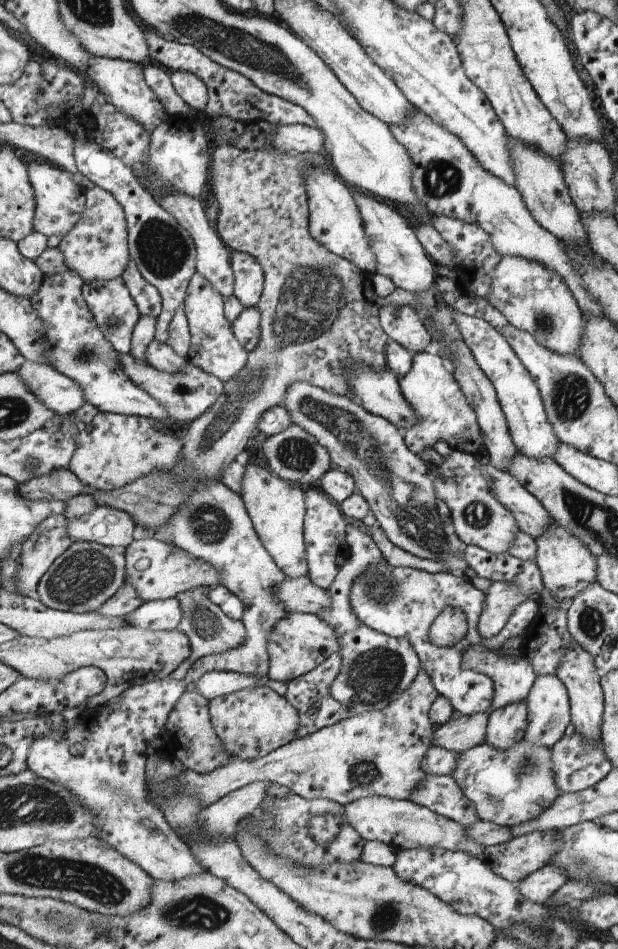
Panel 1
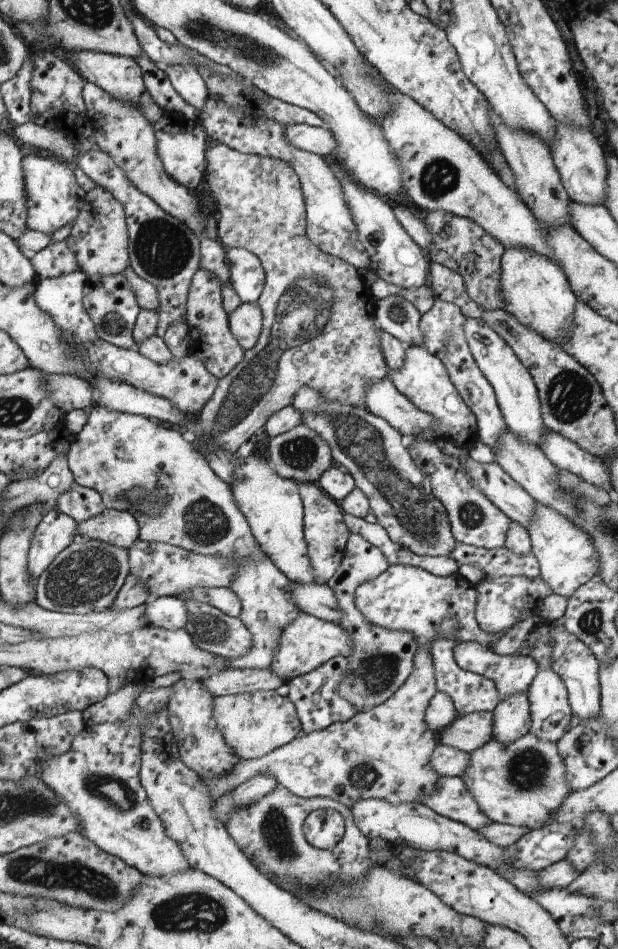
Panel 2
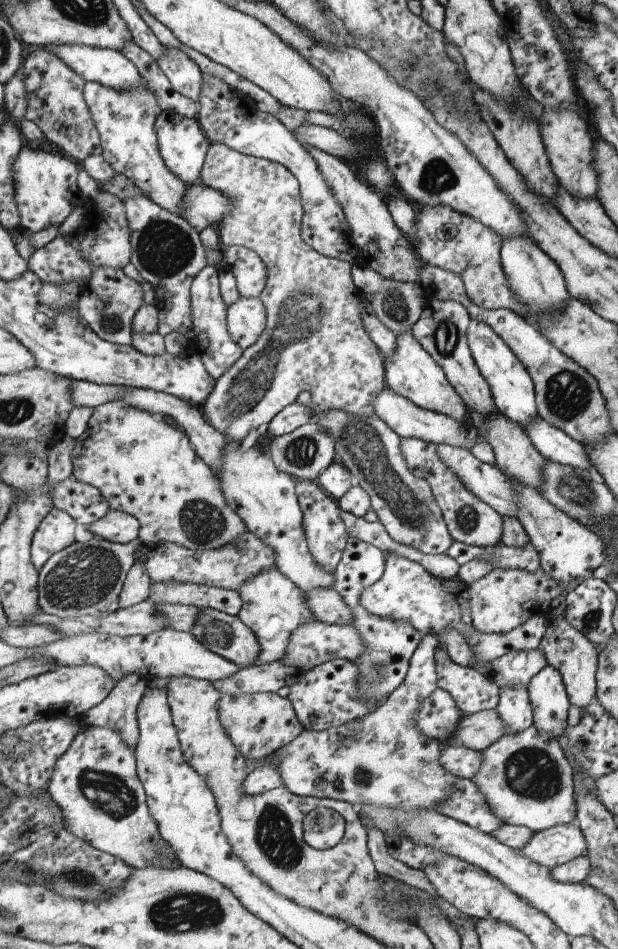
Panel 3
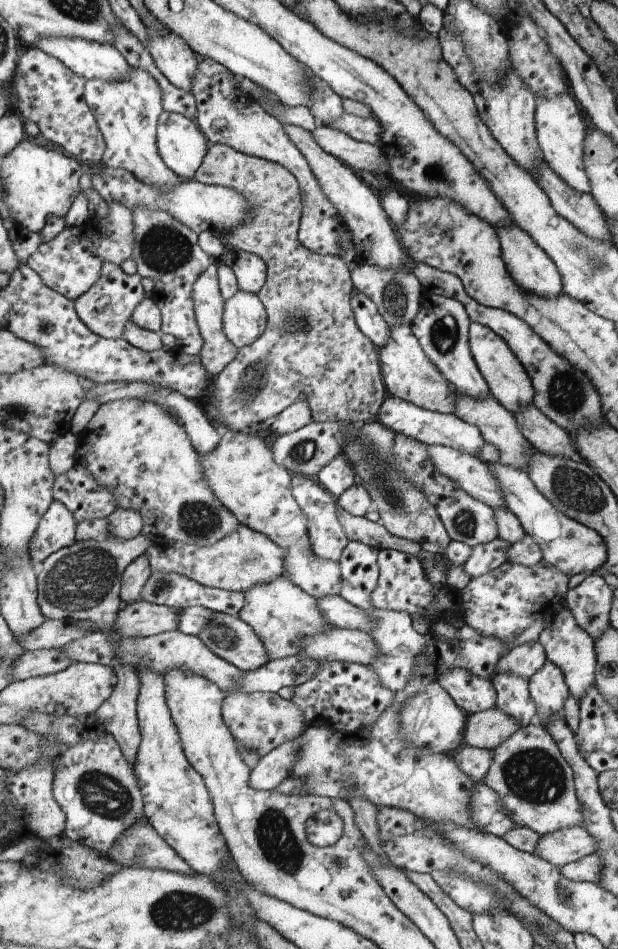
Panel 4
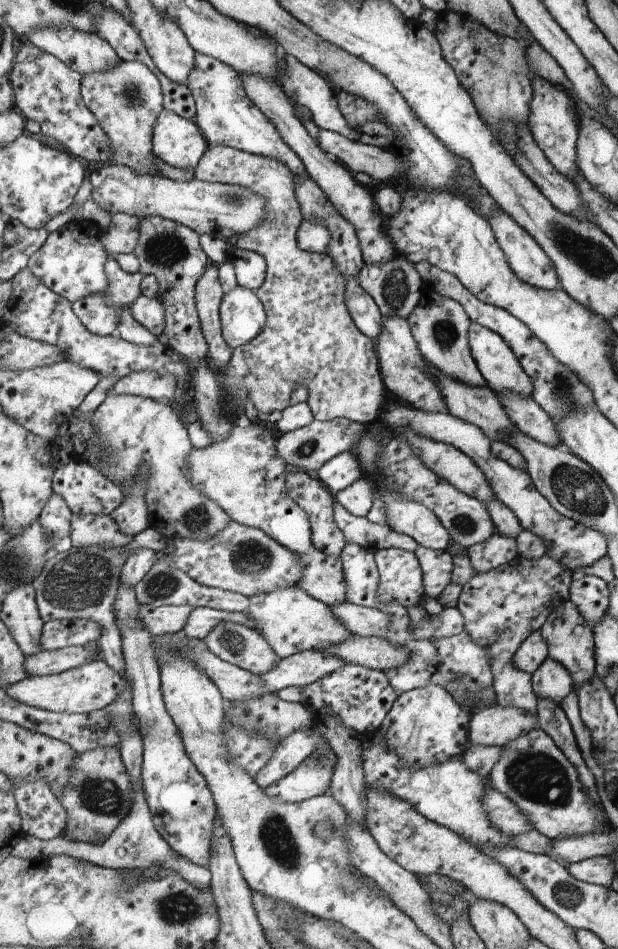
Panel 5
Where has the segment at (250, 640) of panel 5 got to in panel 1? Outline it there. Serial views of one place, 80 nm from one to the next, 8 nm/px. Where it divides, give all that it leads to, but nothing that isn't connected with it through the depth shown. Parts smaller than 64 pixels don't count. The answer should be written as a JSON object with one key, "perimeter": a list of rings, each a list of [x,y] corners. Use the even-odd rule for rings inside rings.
{"perimeter":[[[196,587],[186,593],[180,593],[175,596],[183,609],[183,619],[177,629],[187,633],[187,637],[190,640],[190,662],[196,662],[206,655],[225,653],[230,649],[235,649],[247,639],[247,629],[243,621],[235,621],[229,617],[219,605],[210,600],[208,592],[210,592],[208,587]]]}

